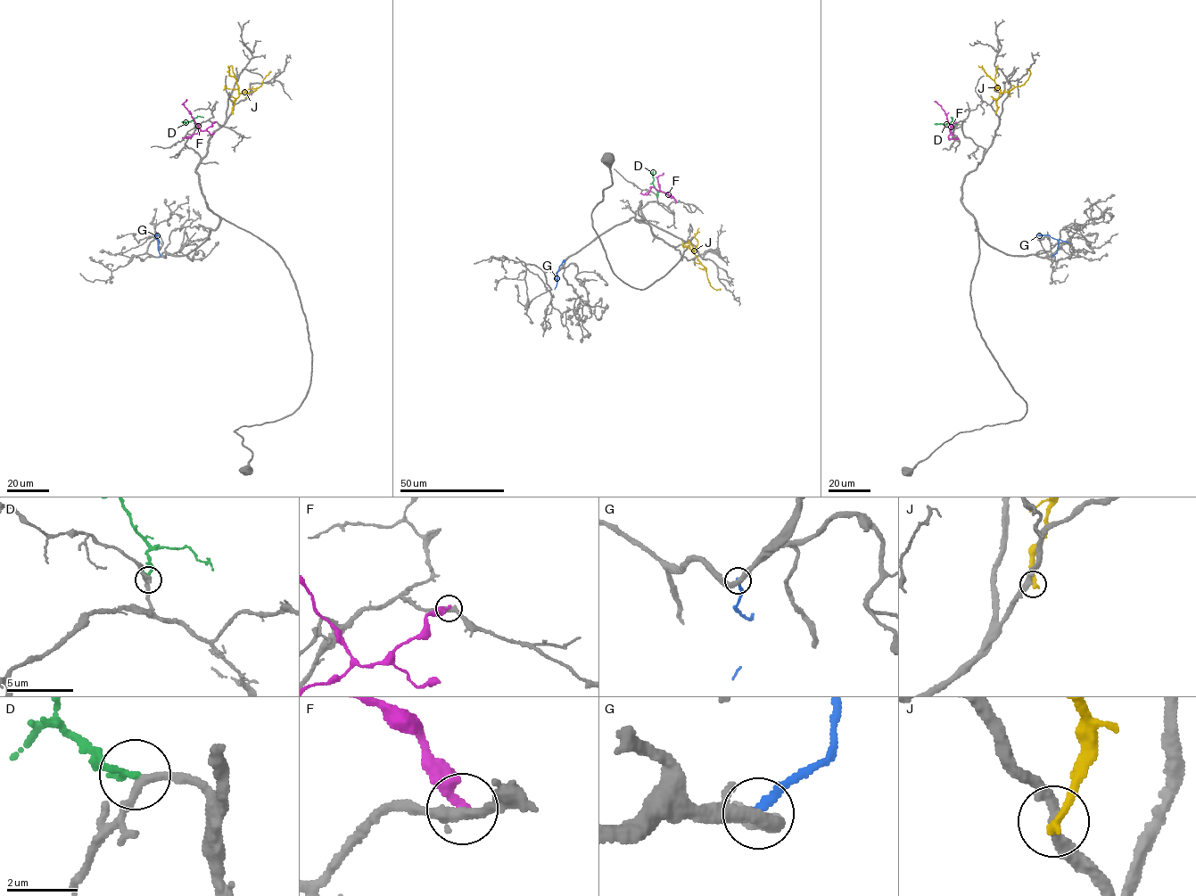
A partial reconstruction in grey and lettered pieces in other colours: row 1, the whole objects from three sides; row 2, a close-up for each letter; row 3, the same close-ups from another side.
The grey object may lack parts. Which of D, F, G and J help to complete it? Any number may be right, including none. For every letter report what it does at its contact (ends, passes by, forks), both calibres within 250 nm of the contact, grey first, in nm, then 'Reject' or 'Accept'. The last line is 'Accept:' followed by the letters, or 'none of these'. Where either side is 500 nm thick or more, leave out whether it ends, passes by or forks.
D: It ends there. Thickness 220 nm (grey) against 200 nm. Accept
F: It ends there. Thickness 320 nm (grey) against 320 nm. Reject
G: It ends there. Thickness 380 nm (grey) against 220 nm. Reject
J: It ends there. Thickness 280 nm (grey) against 280 nm. Reject
Accept: D

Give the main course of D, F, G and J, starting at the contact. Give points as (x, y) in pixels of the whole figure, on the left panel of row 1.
D: (195, 123), (193, 120), (183, 122)
F: (215, 122), (202, 131), (184, 106), (186, 99)
G: (160, 256), (159, 242), (154, 235), (157, 234)
J: (232, 113), (239, 94), (256, 89), (271, 71)

